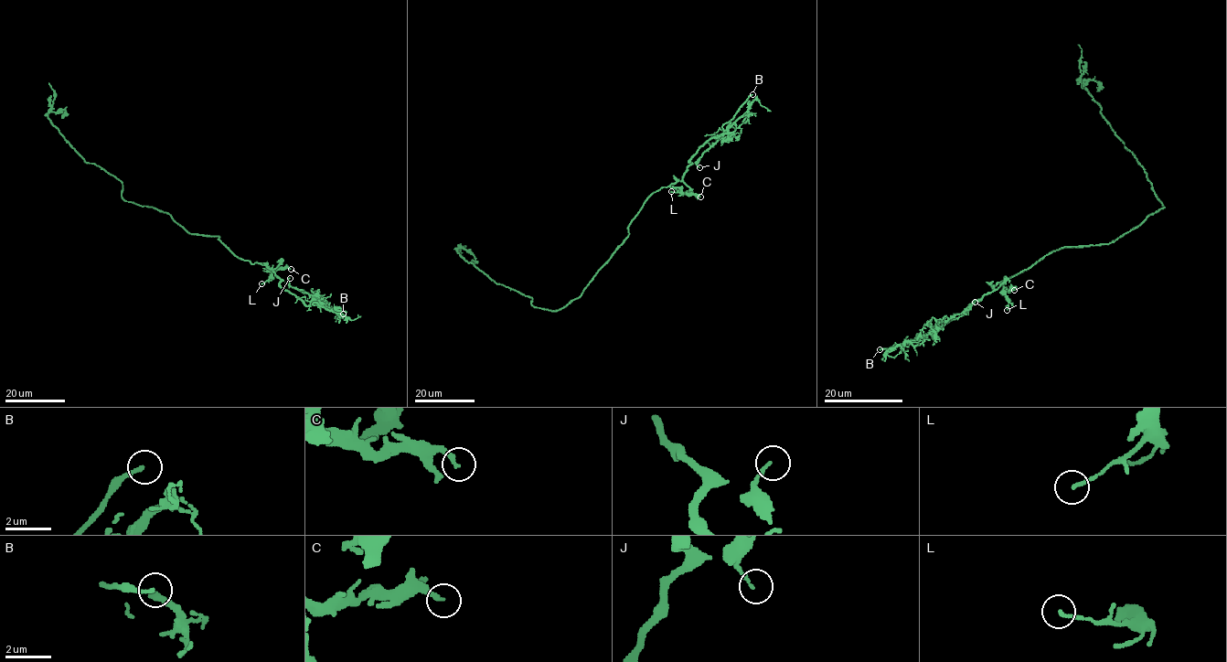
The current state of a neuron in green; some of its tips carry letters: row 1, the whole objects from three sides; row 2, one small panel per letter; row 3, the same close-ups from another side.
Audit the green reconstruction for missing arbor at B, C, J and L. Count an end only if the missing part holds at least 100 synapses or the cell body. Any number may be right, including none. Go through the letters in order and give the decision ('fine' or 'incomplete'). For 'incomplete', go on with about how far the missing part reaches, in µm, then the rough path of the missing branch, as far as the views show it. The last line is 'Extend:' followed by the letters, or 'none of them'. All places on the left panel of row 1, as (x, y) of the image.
B: incomplete | 40 µm | (343, 314), (353, 309), (337, 321), (332, 350), (328, 354)
C: fine
J: fine
L: fine
Extend: B

